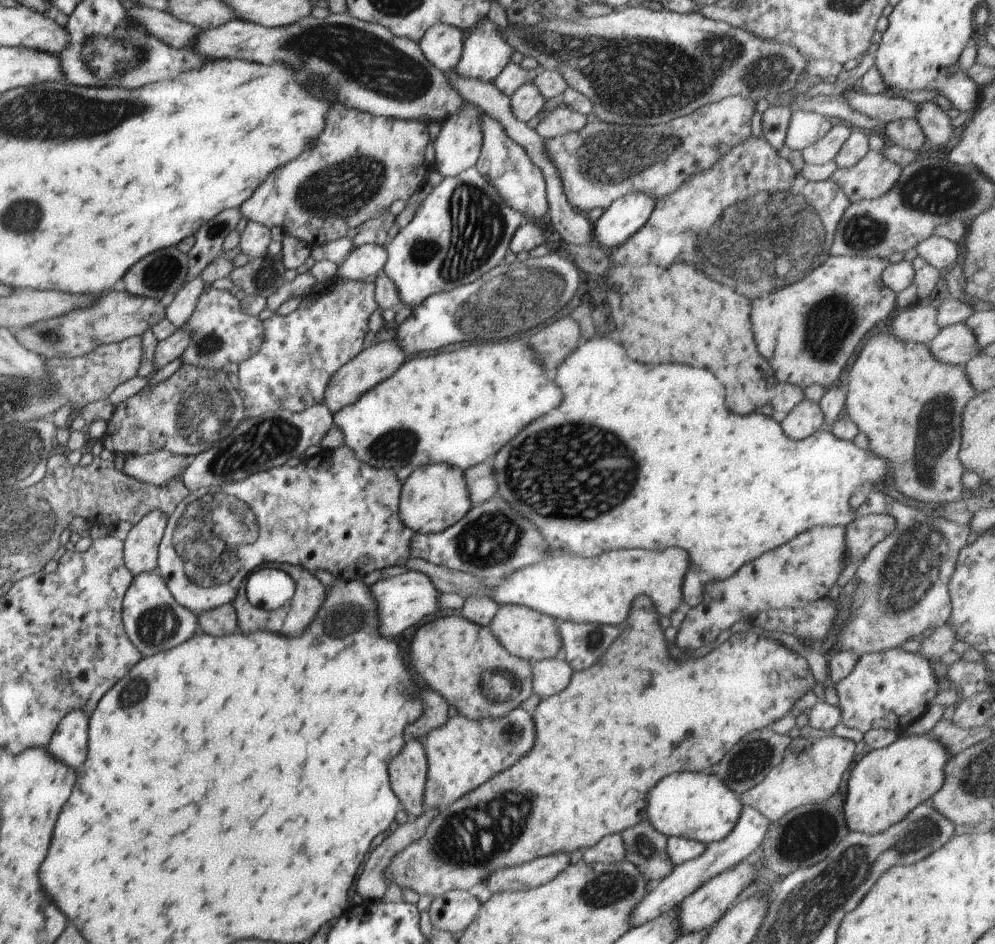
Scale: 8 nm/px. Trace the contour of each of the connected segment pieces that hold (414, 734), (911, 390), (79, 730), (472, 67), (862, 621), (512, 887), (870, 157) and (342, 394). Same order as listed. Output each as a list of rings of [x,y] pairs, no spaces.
[[[420,692],[424,700],[424,712],[416,721],[406,727],[406,737],[423,741],[431,731],[440,728],[448,718],[448,706],[436,692]]]
[[[892,330],[888,332],[880,332],[876,336],[872,336],[866,344],[864,350],[860,352],[860,356],[856,358],[856,362],[852,364],[850,372],[848,372],[848,391],[846,393],[845,407],[848,416],[852,422],[856,423],[859,432],[864,432],[869,440],[869,450],[876,456],[889,460],[891,464],[891,472],[894,482],[898,490],[905,496],[920,500],[925,506],[932,505],[933,507],[942,506],[944,503],[951,503],[953,500],[960,498],[963,494],[964,486],[962,485],[962,474],[966,471],[962,462],[959,459],[959,450],[961,447],[961,422],[965,406],[975,397],[978,392],[971,385],[965,366],[951,365],[938,360],[930,350],[930,344],[922,344],[914,341],[903,341],[899,339]]]
[[[74,709],[62,717],[46,750],[78,772],[88,754],[88,729],[87,712]]]
[[[490,19],[479,22],[463,42],[463,53],[456,69],[459,75],[493,83],[514,54]]]
[[[896,502],[891,508],[892,516],[896,519],[897,525],[894,532],[891,532],[884,540],[881,540],[866,556],[866,560],[858,568],[855,573],[856,578],[860,578],[861,583],[858,589],[850,595],[850,598],[853,598],[853,604],[851,608],[851,619],[847,624],[840,623],[839,628],[836,632],[836,637],[838,645],[840,646],[841,651],[853,651],[854,653],[860,654],[862,656],[864,653],[873,653],[873,652],[884,652],[888,649],[893,649],[897,646],[902,646],[904,642],[913,636],[918,636],[918,634],[924,634],[926,630],[932,630],[941,627],[944,623],[948,622],[949,616],[951,615],[951,597],[949,596],[948,584],[952,576],[953,570],[955,569],[956,561],[959,557],[959,552],[966,546],[968,536],[970,536],[971,528],[968,525],[959,525],[949,520],[941,519],[940,517],[934,518],[933,516],[926,516],[926,513],[920,512],[918,509],[911,506],[905,505],[905,503]]]
[[[553,854],[521,865],[492,871],[491,875],[485,878],[484,885],[493,894],[536,888],[554,880],[568,865],[570,865],[568,854]]]
[[[868,151],[852,168],[837,168],[830,179],[843,187],[853,203],[884,196],[896,184],[901,172],[902,166],[888,156]]]
[[[394,339],[374,344],[360,351],[331,376],[324,393],[324,404],[334,416],[345,406],[354,404],[365,392],[391,377],[404,361],[406,361],[405,352]]]

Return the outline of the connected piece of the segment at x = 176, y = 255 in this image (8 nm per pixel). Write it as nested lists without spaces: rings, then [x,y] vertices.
[[[168,247],[142,258],[123,276],[120,286],[134,296],[160,300],[185,283],[189,257],[178,247]]]

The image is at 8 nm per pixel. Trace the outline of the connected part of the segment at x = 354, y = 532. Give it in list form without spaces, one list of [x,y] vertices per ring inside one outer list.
[[[344,443],[335,449],[321,449],[313,457],[301,459],[298,466],[292,467],[284,463],[268,470],[255,472],[239,481],[228,481],[228,484],[221,484],[219,487],[199,488],[190,492],[168,517],[167,525],[159,544],[156,572],[165,580],[176,602],[198,615],[201,612],[215,609],[228,603],[234,603],[240,583],[244,582],[253,570],[263,566],[290,563],[305,568],[312,574],[315,574],[315,571],[320,569],[336,576],[347,566],[354,566],[356,564],[359,566],[358,577],[363,578],[368,572],[371,573],[374,570],[380,570],[389,566],[406,565],[407,561],[412,558],[410,541],[416,533],[402,522],[399,515],[402,484],[400,484],[396,473],[397,471],[391,468],[374,468],[370,464],[362,462],[355,455],[352,448]]]

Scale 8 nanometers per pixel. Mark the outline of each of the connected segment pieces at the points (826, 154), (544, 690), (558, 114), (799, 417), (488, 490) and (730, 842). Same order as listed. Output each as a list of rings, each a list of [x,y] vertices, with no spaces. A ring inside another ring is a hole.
[[[835,121],[832,128],[820,140],[803,150],[805,162],[821,165],[834,161],[835,156],[840,152],[852,131],[852,125],[842,121]]]
[[[546,659],[533,663],[533,692],[540,696],[554,696],[570,682],[572,668],[565,660]]]
[[[562,102],[557,109],[545,116],[537,126],[538,134],[545,140],[555,139],[568,133],[579,133],[586,126],[586,116],[572,111]]]
[[[804,398],[789,410],[780,423],[786,436],[800,440],[824,428],[824,422],[825,416],[819,403]]]
[[[478,464],[478,466],[467,468],[463,473],[472,507],[486,502],[498,494],[498,483],[490,464]]]
[[[743,805],[738,822],[733,826],[732,832],[725,839],[708,843],[700,856],[674,866],[673,871],[668,876],[651,886],[650,892],[641,899],[632,913],[631,923],[633,928],[656,918],[660,913],[676,909],[687,896],[690,896],[711,878],[735,867],[744,858],[748,858],[762,844],[768,827],[769,820],[763,814],[760,814],[751,806]]]

